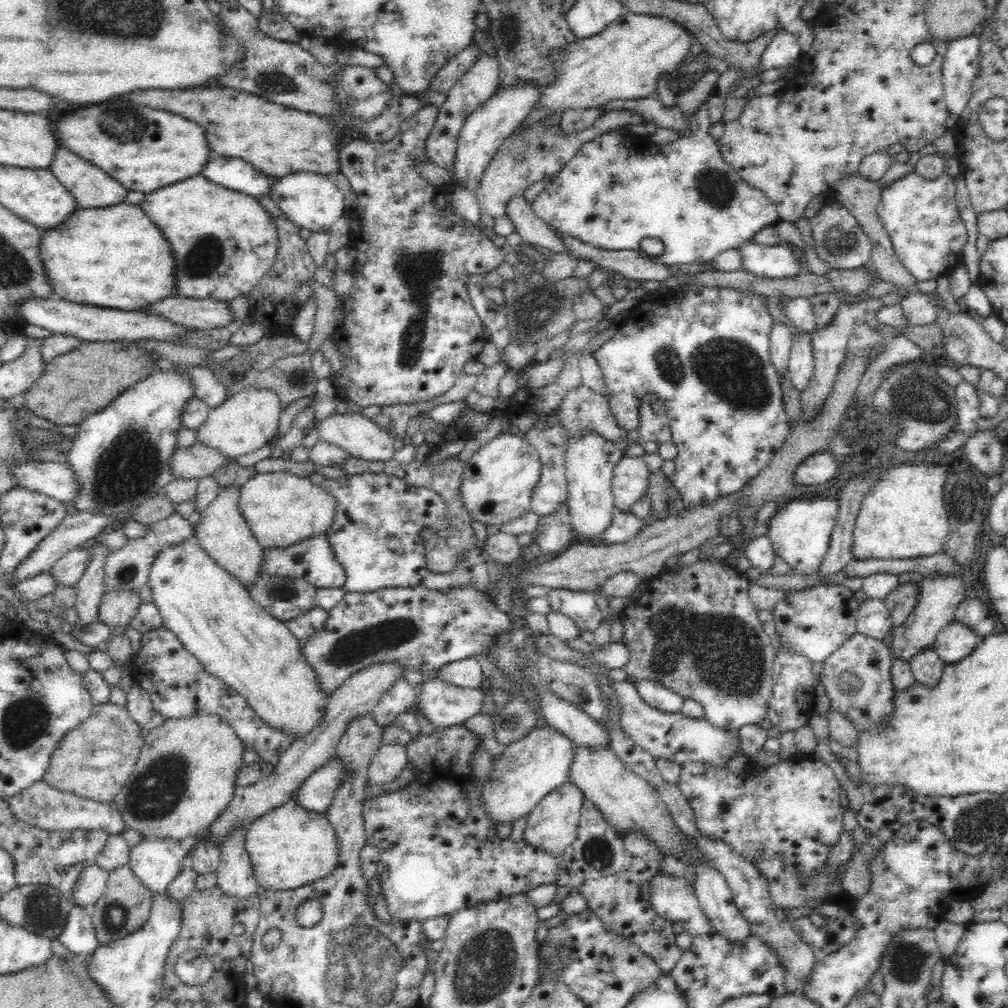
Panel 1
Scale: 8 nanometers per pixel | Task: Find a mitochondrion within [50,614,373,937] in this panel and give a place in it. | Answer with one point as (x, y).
(155, 793)

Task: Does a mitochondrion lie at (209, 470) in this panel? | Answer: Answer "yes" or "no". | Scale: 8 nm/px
no

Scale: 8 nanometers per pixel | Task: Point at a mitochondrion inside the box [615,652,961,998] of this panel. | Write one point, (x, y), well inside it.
(907, 961)

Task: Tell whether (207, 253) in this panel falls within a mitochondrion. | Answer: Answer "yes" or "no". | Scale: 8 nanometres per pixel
yes

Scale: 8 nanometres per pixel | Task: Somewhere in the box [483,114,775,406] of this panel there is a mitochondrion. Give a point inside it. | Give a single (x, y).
(716, 187)

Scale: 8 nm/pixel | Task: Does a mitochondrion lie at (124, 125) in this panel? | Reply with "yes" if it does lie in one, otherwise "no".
yes

